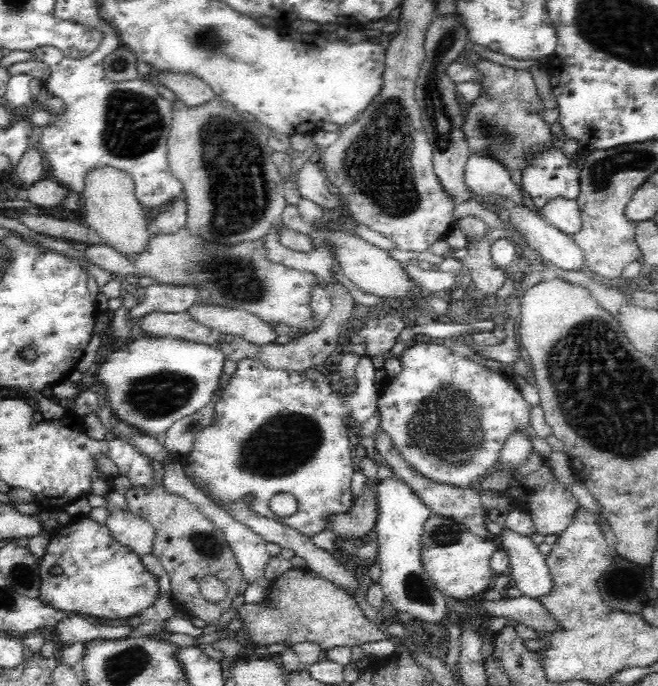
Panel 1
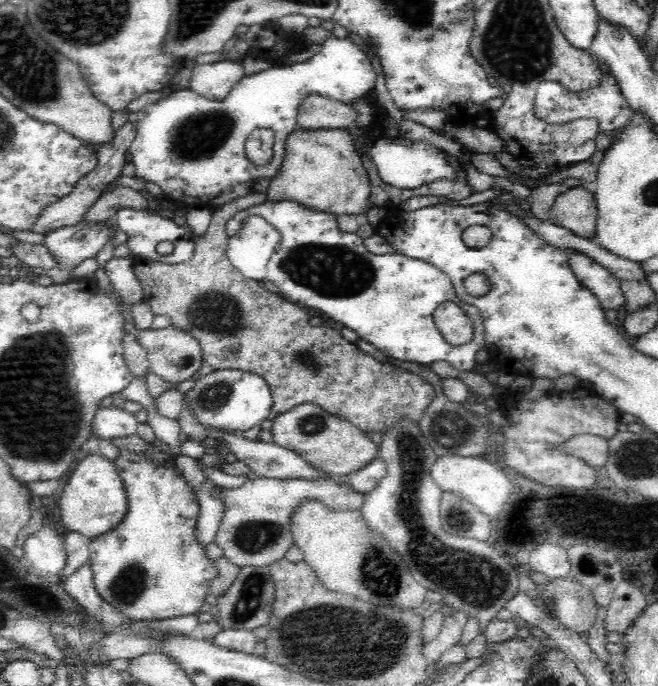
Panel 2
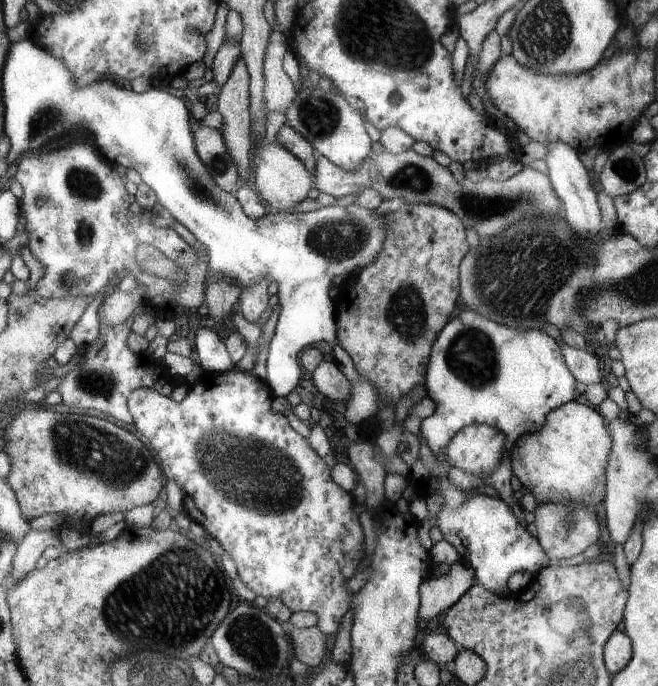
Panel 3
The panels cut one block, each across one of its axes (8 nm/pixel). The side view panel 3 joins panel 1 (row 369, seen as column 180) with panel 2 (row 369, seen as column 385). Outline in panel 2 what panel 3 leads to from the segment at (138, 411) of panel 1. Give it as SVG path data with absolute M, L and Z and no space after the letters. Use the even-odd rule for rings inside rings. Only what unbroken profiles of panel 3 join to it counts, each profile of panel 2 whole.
M217 369L195 382L195 385L183 394L183 404L207 428L243 434L259 426L268 416L272 404L271 389L267 381L258 373L244 372L240 369Z

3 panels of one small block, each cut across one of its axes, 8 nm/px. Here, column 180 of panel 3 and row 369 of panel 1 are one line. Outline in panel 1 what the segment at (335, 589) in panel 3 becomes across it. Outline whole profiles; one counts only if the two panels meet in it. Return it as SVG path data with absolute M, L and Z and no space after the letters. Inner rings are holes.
M417 342L414 346L405 347L398 359L401 362L401 371L395 376L387 377L379 388L376 410L376 415L379 416L378 426L381 431L385 431L392 438L394 447L403 455L405 461L429 480L435 481L438 484L474 488L476 484L480 484L480 480L484 480L484 476L487 476L492 468L496 468L496 464L499 464L502 448L504 448L506 440L510 440L512 434L518 434L518 432L523 432L524 434L525 428L532 428L530 413L533 407L522 397L522 393L518 385L516 385L513 375L492 371L465 355L455 355L446 345L433 343Z

